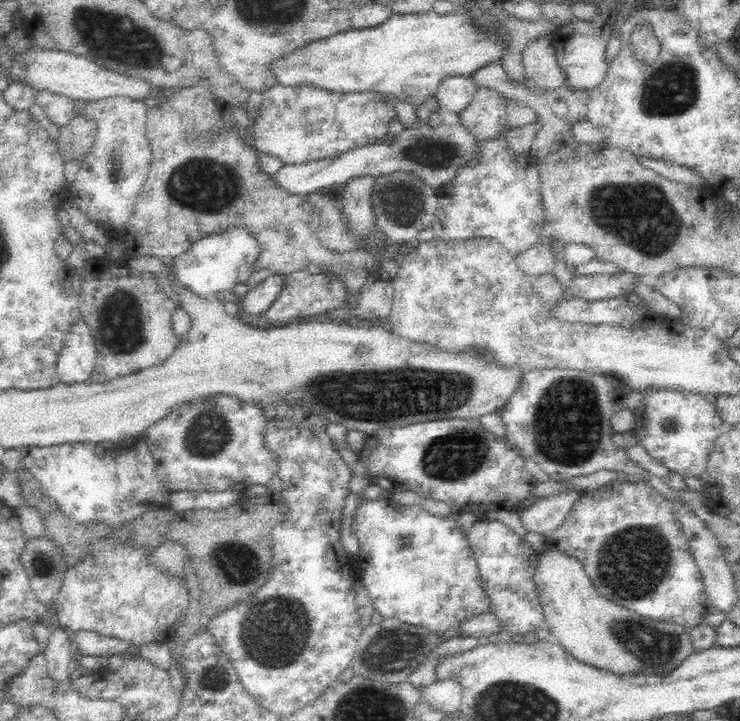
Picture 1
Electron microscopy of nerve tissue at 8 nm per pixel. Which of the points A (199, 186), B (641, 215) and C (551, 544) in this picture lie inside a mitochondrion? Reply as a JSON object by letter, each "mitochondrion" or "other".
{"A":"mitochondrion","B":"mitochondrion","C":"other"}

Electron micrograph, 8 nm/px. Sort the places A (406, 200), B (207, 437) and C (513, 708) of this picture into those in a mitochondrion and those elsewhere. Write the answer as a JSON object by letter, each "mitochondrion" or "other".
{"A":"mitochondrion","B":"mitochondrion","C":"mitochondrion"}

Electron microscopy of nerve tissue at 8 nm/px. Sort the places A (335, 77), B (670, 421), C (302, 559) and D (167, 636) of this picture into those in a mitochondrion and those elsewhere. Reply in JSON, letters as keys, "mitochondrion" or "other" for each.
{"A":"other","B":"mitochondrion","C":"other","D":"other"}

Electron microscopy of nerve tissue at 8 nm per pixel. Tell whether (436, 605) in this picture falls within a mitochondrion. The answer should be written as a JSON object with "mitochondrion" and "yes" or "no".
{"mitochondrion":"no"}

